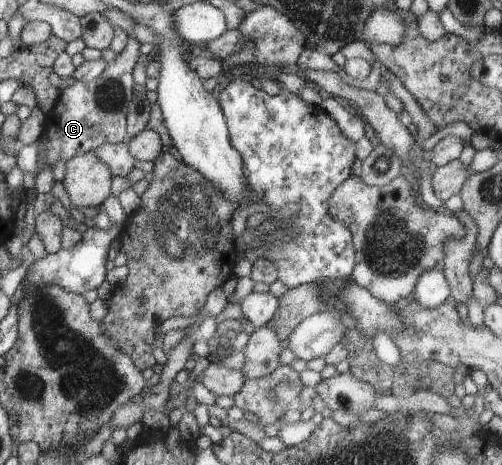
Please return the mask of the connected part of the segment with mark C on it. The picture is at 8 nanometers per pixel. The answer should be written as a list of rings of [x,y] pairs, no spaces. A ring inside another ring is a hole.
[[[129,36],[126,48],[118,56],[107,62],[105,71],[92,82],[75,82],[65,87],[58,100],[46,115],[46,123],[36,146],[45,147],[45,155],[38,157],[37,167],[51,169],[59,161],[67,161],[76,155],[96,149],[104,143],[118,144],[130,139],[127,133],[127,114],[135,91],[133,67],[141,53],[140,42],[135,36]]]

